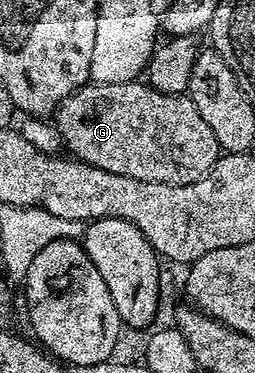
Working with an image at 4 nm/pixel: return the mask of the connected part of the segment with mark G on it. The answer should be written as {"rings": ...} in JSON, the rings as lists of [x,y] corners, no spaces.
{"rings":[[[141,80],[132,82],[93,82],[81,86],[55,111],[55,129],[66,151],[78,162],[86,162],[107,172],[126,174],[135,180],[151,180],[155,184],[191,184],[202,178],[217,163],[222,153],[207,120],[199,116],[199,108],[184,93],[165,95]]]}

